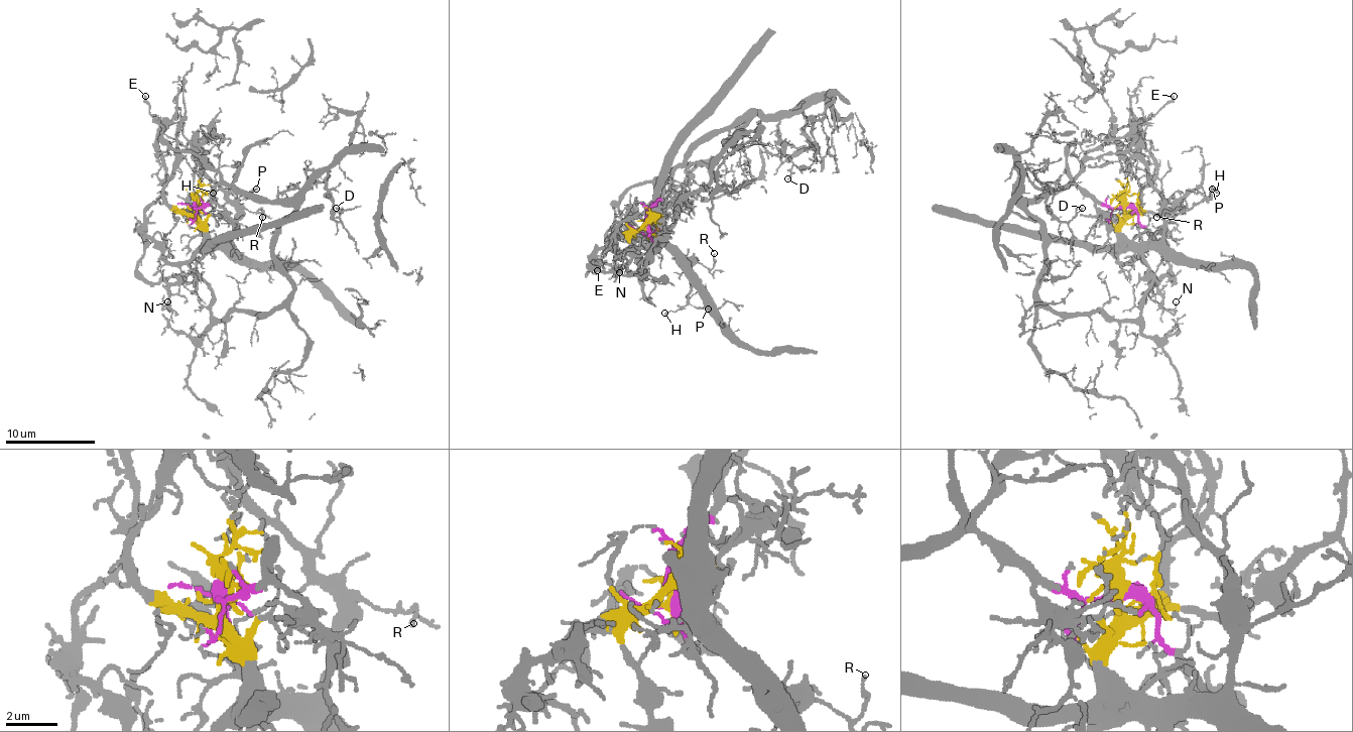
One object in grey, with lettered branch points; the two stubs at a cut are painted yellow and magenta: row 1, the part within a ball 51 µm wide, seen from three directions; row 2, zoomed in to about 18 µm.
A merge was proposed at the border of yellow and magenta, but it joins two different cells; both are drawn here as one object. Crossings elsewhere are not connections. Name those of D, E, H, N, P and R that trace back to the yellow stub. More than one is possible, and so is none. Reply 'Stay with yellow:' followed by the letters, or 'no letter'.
Stay with yellow: H, N, P, R

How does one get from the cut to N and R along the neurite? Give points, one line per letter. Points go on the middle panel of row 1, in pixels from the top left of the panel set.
N: (649, 224), (652, 217), (656, 219), (656, 235), (640, 248), (627, 248), (620, 255), (623, 266), (618, 273)
R: (649, 224), (647, 221), (654, 217), (658, 221), (658, 235), (684, 259), (711, 268), (715, 253)

